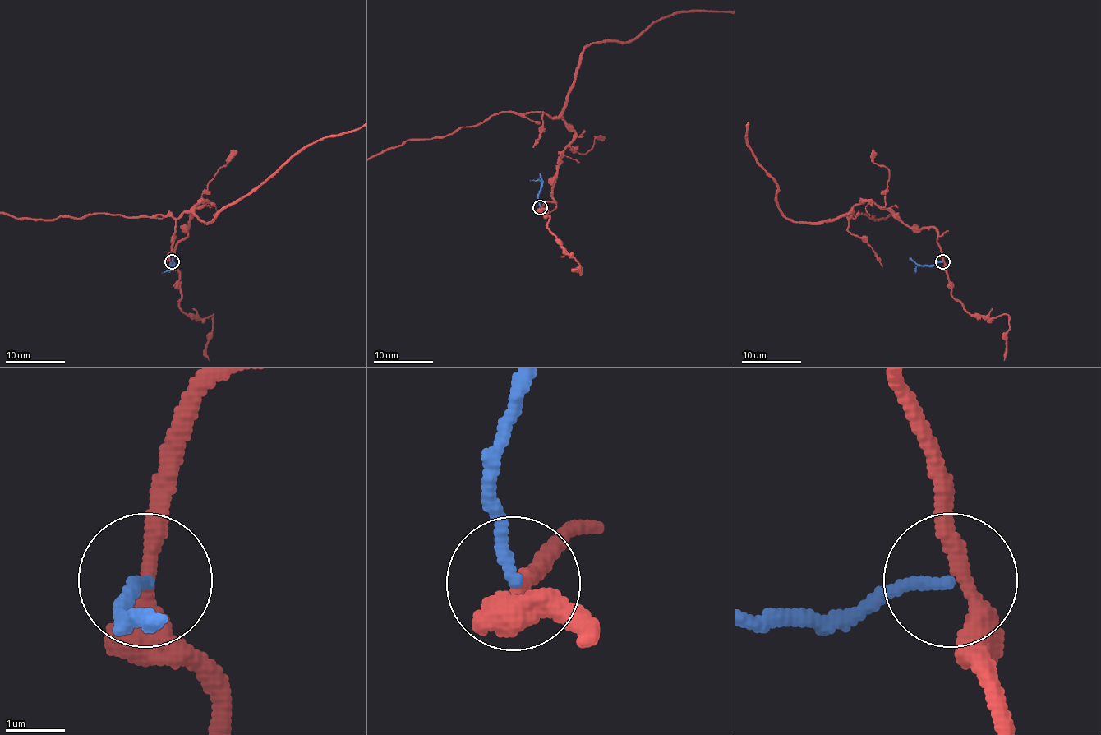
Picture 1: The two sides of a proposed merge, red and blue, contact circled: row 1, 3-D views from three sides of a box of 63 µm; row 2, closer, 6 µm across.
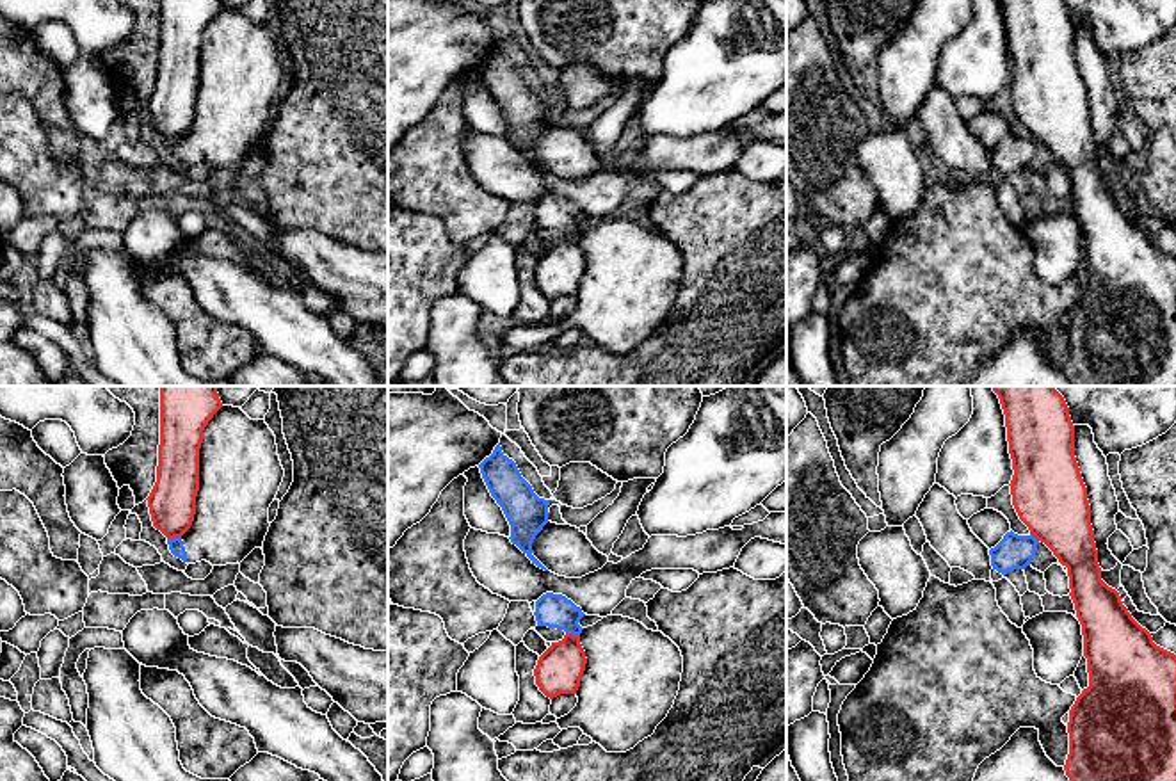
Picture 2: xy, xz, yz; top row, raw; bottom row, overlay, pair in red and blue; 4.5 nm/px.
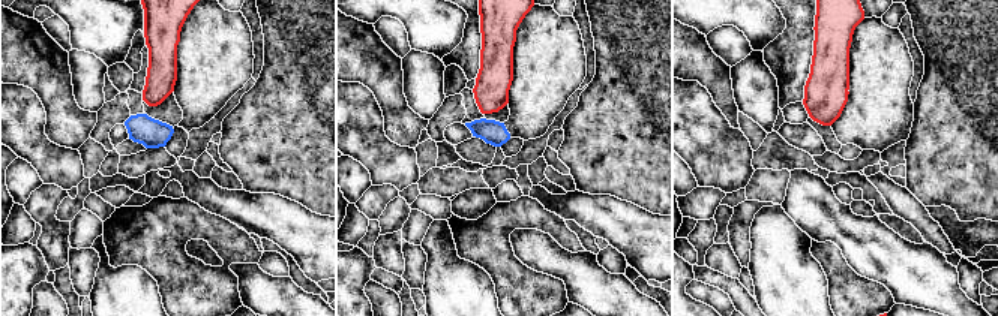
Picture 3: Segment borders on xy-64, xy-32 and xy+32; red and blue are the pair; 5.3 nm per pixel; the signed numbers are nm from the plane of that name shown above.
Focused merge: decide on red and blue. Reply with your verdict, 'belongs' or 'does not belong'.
does not belong

